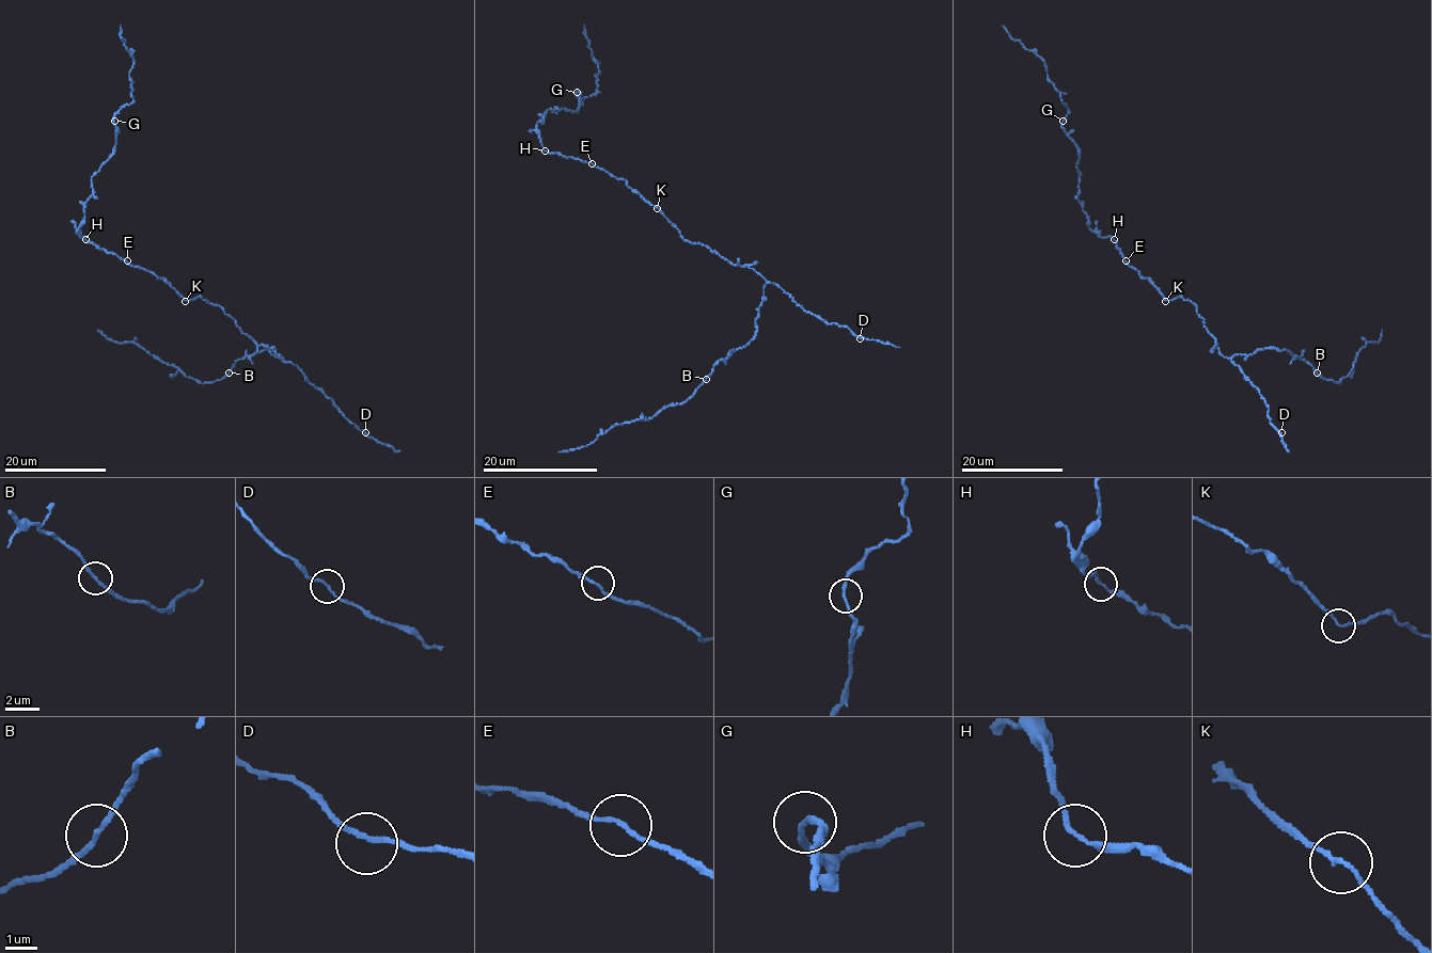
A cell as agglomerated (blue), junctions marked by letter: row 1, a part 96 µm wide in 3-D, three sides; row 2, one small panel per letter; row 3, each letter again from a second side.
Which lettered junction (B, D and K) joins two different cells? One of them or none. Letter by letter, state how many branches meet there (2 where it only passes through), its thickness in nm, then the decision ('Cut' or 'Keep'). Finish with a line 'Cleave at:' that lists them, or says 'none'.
B: Branches: 2. Thickness 160 nm. Keep
D: Branches: 2. Thickness 150 nm. Keep
K: Branches: 2. Thickness 130 nm. Keep
Cleave at: none

